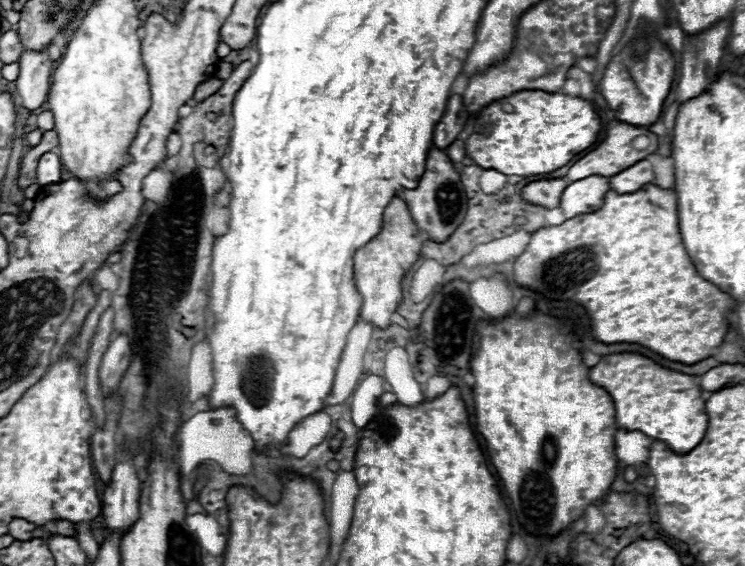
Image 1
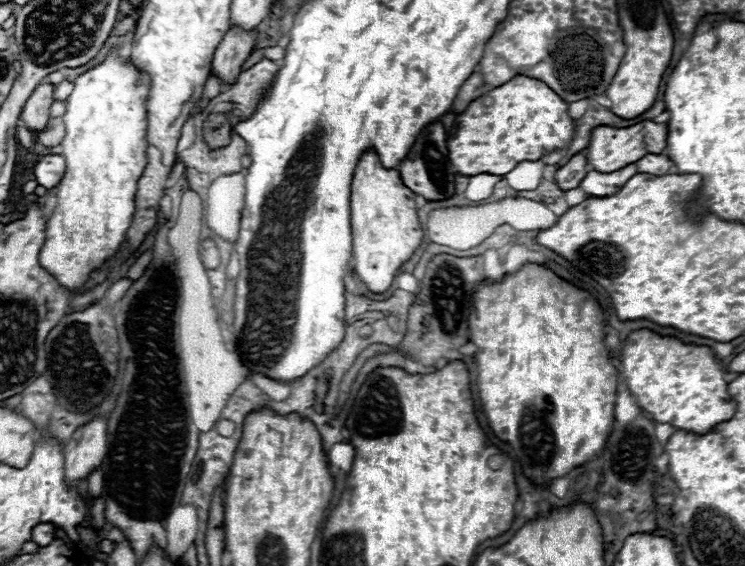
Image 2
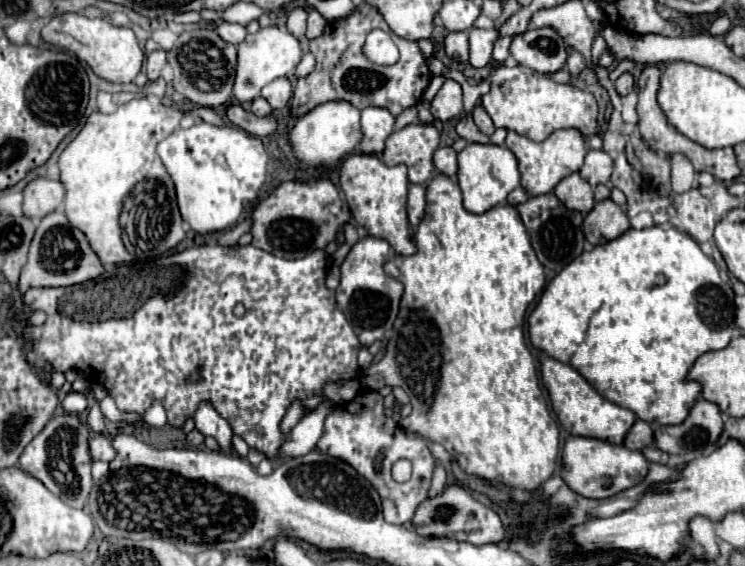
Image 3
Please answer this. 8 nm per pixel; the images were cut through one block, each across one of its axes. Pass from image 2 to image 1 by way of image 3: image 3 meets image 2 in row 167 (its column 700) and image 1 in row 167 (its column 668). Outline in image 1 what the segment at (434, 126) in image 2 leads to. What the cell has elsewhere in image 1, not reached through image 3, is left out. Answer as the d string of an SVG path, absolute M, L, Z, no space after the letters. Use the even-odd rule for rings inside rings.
M438 148L430 150L420 184L412 190L406 190L406 188L400 190L400 198L408 204L410 216L414 218L416 226L420 230L426 230L434 242L444 242L462 224L466 214L466 192L464 192L460 174L456 172L446 152L440 152Z

